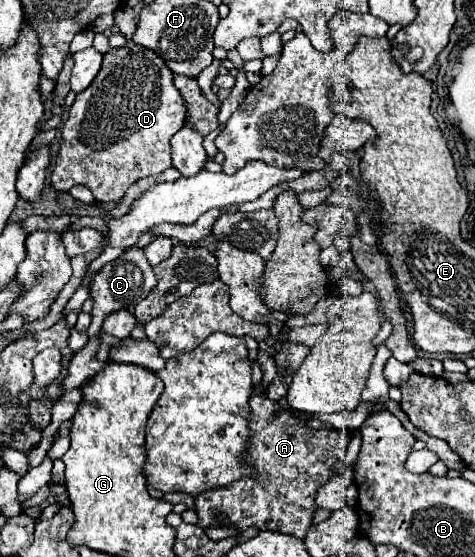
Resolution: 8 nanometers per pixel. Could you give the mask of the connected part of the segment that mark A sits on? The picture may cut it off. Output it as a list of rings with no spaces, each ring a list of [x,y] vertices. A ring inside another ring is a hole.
[[[262,348],[256,362],[264,372],[264,388],[254,390],[250,398],[250,446],[246,460],[258,470],[258,478],[244,478],[228,488],[208,490],[196,496],[194,506],[198,514],[198,526],[210,528],[218,524],[218,516],[224,516],[226,526],[234,526],[238,532],[254,526],[258,530],[286,532],[296,538],[304,538],[312,526],[312,518],[318,510],[316,490],[332,478],[332,470],[348,448],[348,434],[342,430],[312,430],[306,420],[292,416],[286,408],[264,398],[268,382],[278,374],[276,362]]]

